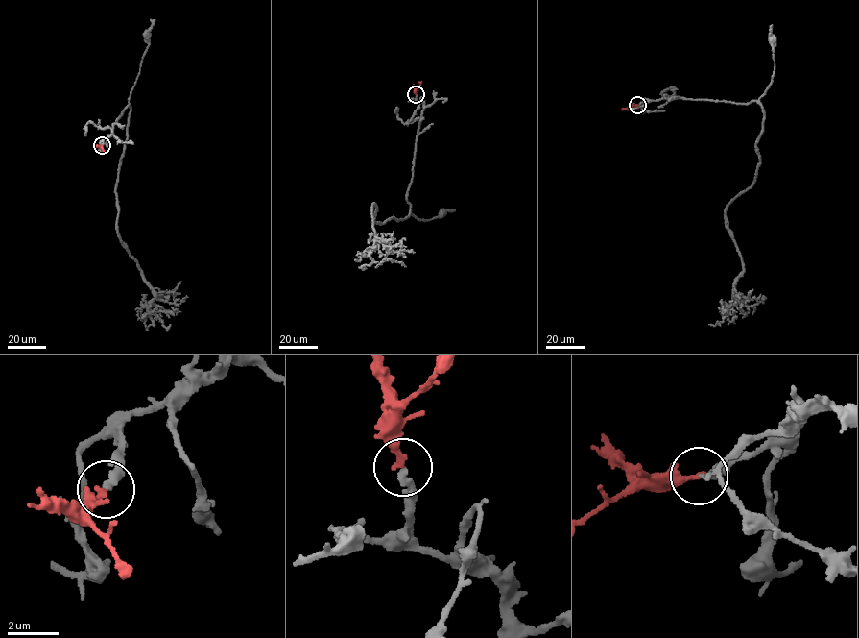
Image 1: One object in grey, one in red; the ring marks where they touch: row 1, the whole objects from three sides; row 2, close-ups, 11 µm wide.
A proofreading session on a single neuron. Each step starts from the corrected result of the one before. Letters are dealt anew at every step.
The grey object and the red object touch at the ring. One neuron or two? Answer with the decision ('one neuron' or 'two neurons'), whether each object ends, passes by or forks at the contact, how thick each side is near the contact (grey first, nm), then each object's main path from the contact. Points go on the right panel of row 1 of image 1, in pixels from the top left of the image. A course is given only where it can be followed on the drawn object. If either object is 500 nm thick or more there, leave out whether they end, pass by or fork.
one neuron | grey ends | red ends | 300/200 nm | grey via (637, 105), (646, 100), (678, 98), (735, 104), (757, 101), (774, 74), (772, 40) | red via (637, 105), (622, 110)

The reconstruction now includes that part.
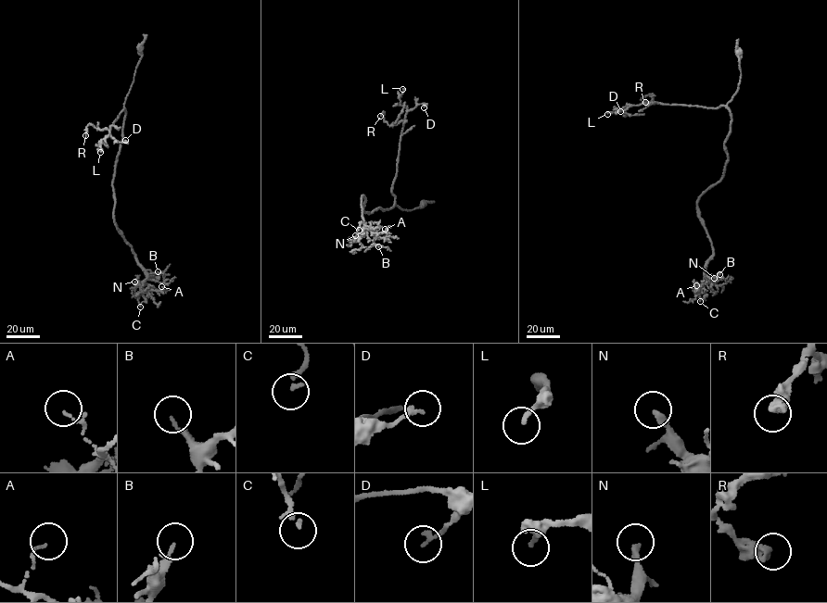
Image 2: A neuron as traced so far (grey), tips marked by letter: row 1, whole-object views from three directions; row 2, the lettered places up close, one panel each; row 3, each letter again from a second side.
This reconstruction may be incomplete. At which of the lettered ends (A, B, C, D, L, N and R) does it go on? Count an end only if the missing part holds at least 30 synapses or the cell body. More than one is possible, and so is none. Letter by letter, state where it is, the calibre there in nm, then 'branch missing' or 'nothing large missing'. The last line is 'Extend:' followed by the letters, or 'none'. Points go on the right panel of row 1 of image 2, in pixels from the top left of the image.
A: place (696, 285); calibre 60 nm; nothing large missing
B: place (719, 274); calibre 130 nm; nothing large missing
C: place (700, 301); calibre 220 nm; nothing large missing
D: place (620, 111); calibre 170 nm; nothing large missing
L: place (607, 114); calibre 180 nm; nothing large missing
N: place (714, 278); calibre 240 nm; nothing large missing
R: place (645, 102); calibre 400 nm; nothing large missing
Extend: none

